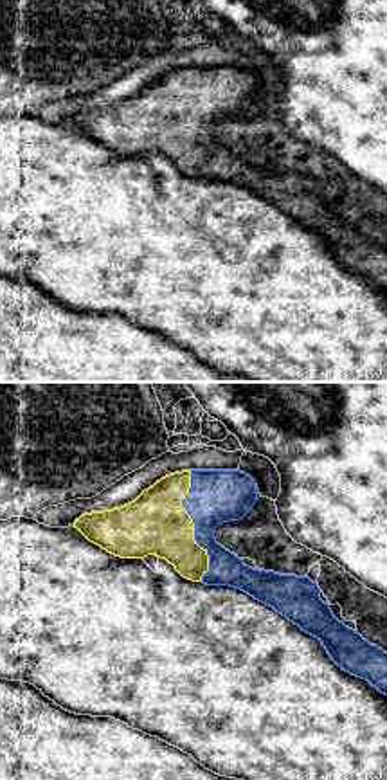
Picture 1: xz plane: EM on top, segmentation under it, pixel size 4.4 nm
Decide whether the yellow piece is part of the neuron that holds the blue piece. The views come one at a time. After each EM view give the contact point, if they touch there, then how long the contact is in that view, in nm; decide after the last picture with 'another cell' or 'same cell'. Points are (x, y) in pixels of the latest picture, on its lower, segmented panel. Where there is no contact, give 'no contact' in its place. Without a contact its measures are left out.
(195, 526) | 500 nm

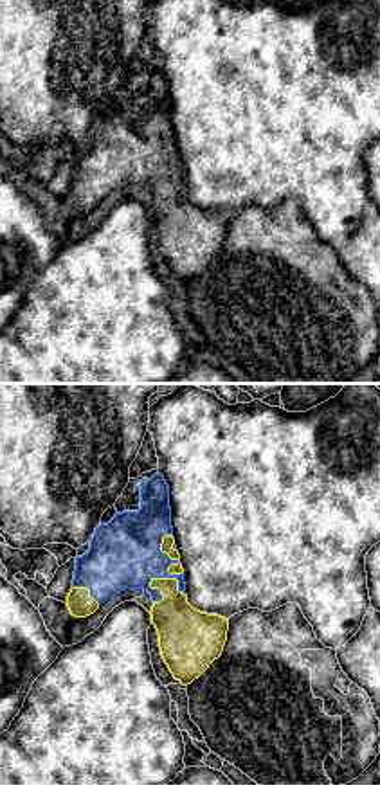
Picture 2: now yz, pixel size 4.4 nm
(170, 575) | 320 nm

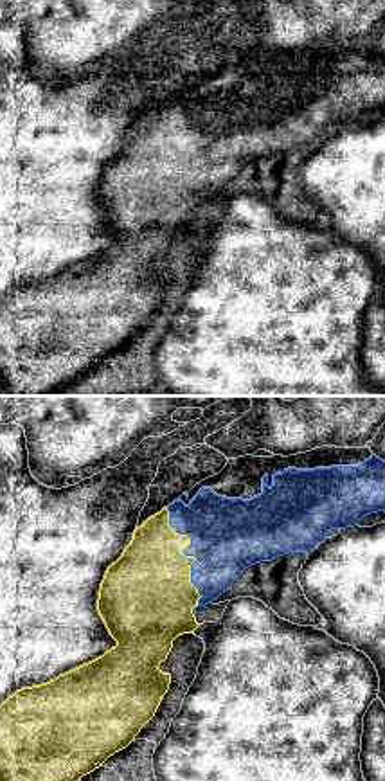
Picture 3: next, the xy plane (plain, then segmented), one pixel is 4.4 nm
(193, 555) | 500 nm

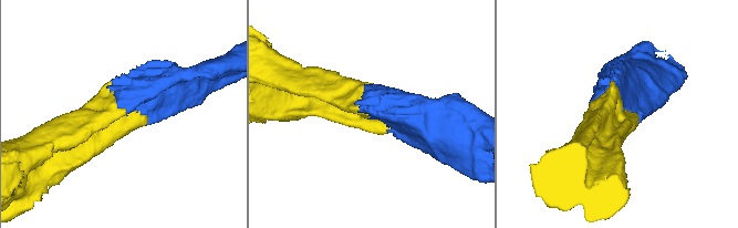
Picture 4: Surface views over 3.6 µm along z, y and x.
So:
same cell

